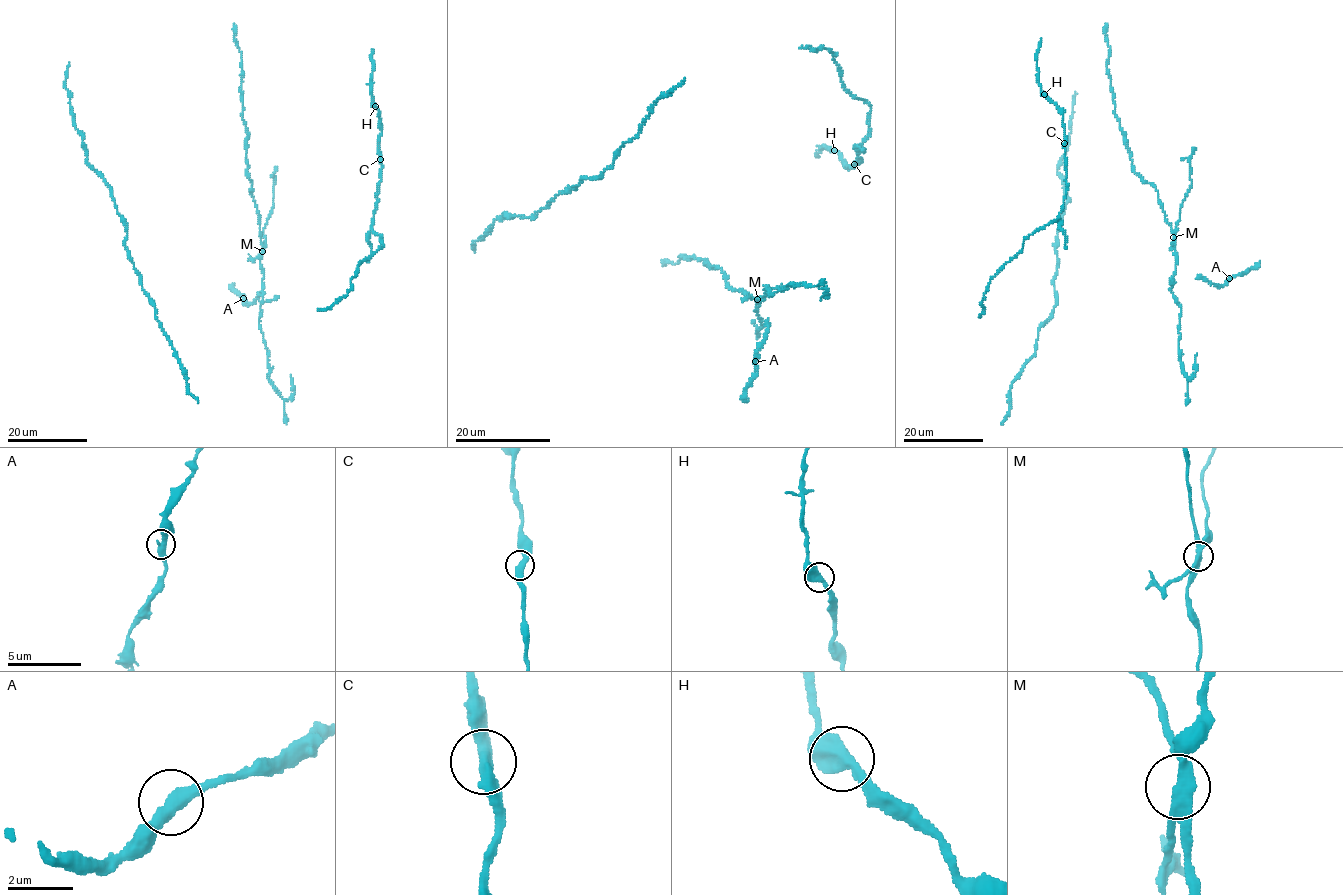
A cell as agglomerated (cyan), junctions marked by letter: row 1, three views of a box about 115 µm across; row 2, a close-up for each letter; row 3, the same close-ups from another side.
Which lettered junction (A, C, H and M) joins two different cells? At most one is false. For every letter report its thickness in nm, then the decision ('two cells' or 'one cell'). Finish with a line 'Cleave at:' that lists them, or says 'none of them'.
A: 400 nm thick; one cell
C: 400 nm thick; one cell
H: 440 nm thick; one cell
M: 400 nm thick; two cells
Cleave at: M

